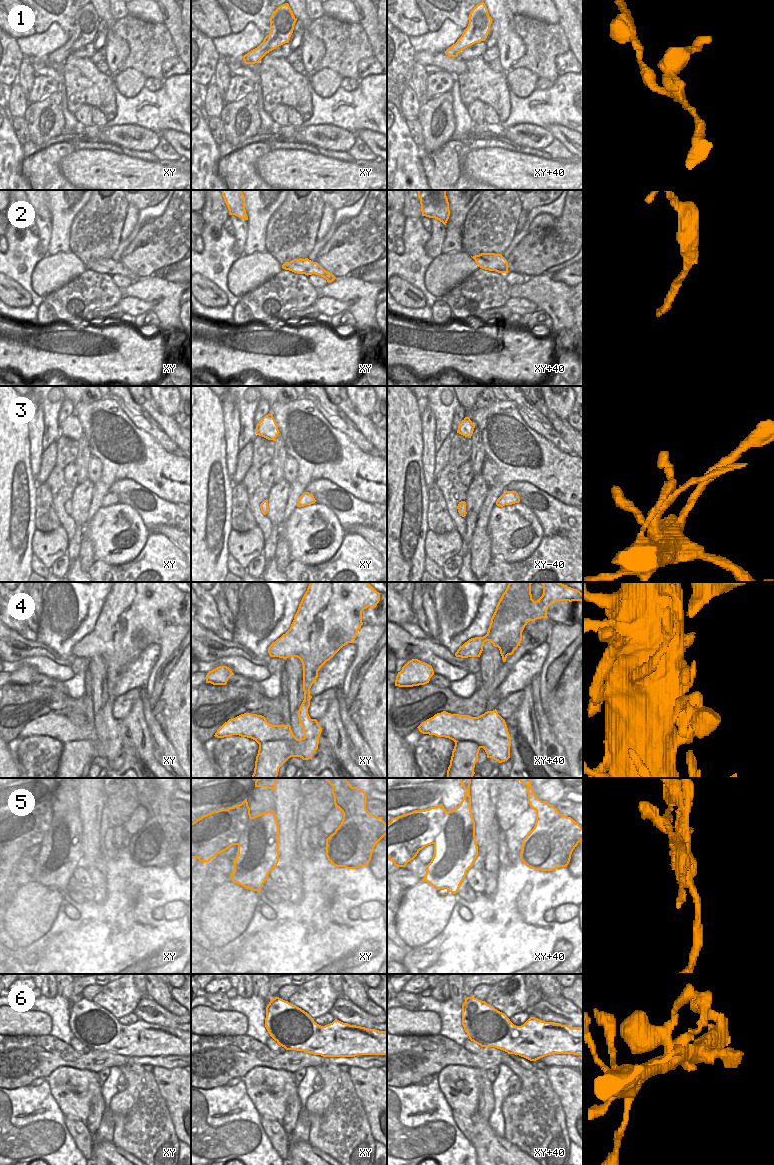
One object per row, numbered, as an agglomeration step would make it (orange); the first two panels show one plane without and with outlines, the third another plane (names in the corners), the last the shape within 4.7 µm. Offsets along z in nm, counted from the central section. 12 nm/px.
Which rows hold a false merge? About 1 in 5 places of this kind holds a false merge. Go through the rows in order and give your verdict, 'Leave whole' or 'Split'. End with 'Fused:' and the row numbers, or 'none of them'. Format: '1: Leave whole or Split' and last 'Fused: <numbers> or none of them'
1: Leave whole
2: Leave whole
3: Leave whole
4: Leave whole
5: Split
6: Leave whole
Fused: 5.

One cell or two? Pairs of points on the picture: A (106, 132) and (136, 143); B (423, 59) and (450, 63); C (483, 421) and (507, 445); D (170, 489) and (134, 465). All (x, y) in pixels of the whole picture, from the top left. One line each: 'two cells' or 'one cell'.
A: one cell
B: one cell
C: one cell
D: one cell

